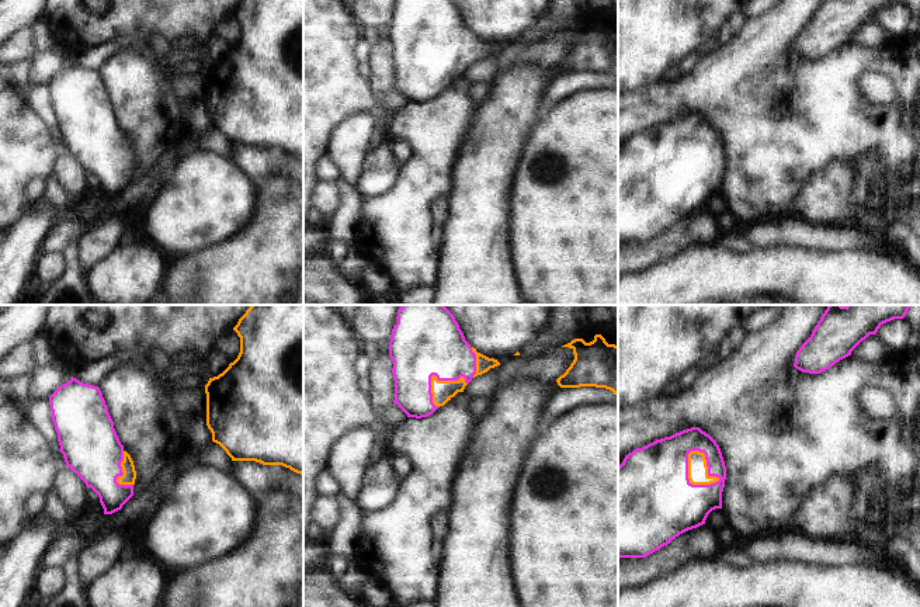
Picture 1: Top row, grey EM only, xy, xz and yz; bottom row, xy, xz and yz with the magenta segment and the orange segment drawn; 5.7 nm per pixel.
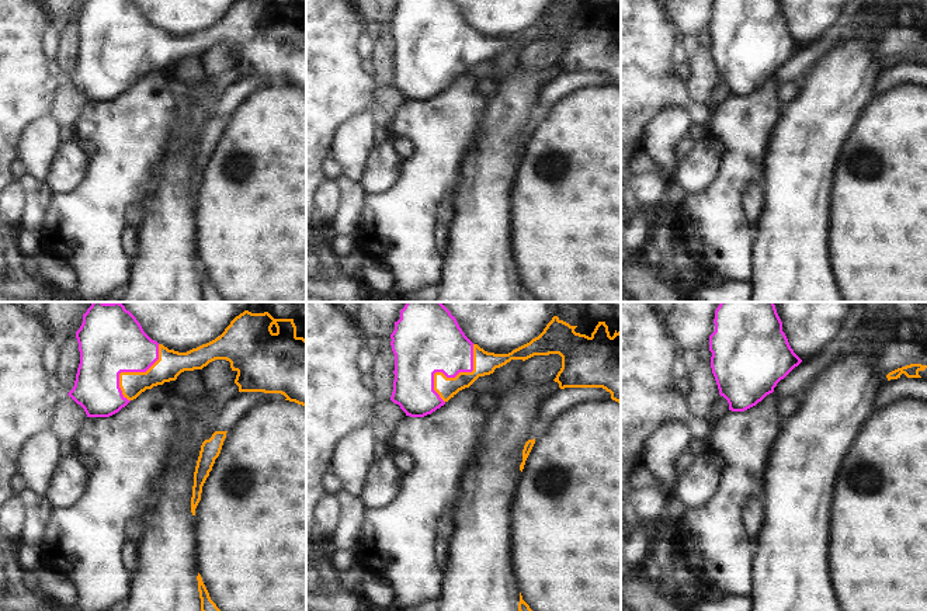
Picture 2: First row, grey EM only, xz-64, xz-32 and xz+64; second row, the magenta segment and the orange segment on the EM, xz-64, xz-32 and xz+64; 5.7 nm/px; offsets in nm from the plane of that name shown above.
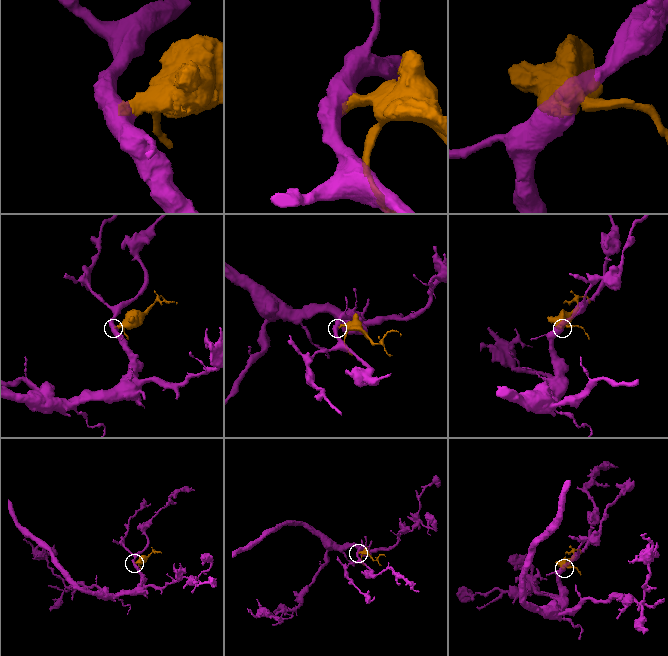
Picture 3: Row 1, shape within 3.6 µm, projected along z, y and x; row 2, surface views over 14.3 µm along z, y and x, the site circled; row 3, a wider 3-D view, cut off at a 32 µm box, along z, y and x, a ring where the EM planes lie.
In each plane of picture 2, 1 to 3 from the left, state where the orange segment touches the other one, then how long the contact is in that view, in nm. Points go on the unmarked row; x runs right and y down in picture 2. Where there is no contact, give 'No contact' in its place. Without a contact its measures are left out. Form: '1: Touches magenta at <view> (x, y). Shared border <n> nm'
1: Touches magenta at xz-64 (132, 56). Shared border 380 nm
2: Touches magenta at xz-32 (451, 62). Shared border 380 nm
3: No contact

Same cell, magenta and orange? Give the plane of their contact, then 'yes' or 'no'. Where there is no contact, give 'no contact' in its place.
contact in yz; yes

